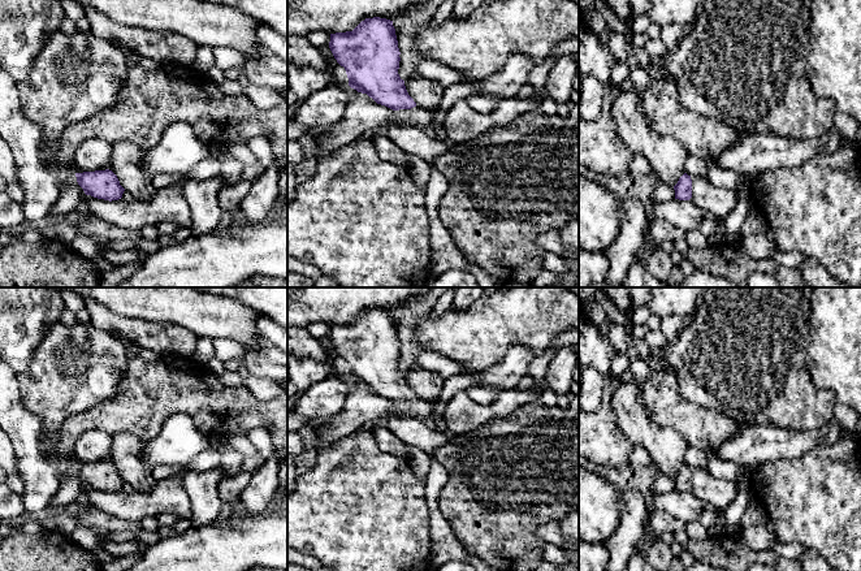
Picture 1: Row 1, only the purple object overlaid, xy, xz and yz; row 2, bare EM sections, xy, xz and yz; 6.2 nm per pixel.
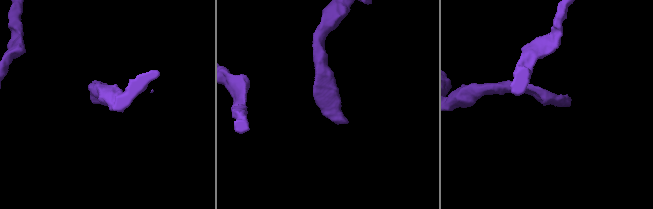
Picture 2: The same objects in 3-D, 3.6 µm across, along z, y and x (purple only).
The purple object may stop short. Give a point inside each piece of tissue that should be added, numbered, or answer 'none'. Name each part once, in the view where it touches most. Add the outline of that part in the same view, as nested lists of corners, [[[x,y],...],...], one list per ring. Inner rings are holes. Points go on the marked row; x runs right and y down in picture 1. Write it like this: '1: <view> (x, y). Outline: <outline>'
1: xz (418, 116). Outline: [[[414,107],[411,109],[393,111],[391,126],[406,127],[415,126],[421,129],[428,137],[430,137],[429,111],[423,107]]]

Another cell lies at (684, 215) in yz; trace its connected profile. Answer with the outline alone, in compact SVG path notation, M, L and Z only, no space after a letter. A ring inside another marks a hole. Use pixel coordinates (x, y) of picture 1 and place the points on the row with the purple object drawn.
M691 199L689 200L669 200L653 204L654 219L661 219L674 228L679 229L682 234L697 230L704 219L702 209Z

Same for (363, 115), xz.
M352 91L341 122L313 137L313 157L336 151L350 140L372 134L393 121L393 109L377 104L367 94Z

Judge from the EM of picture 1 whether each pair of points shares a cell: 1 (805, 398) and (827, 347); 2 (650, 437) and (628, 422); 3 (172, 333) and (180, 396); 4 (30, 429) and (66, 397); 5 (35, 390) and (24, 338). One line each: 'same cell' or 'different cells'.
1: different cells
2: same cell
3: different cells
4: different cells
5: different cells

